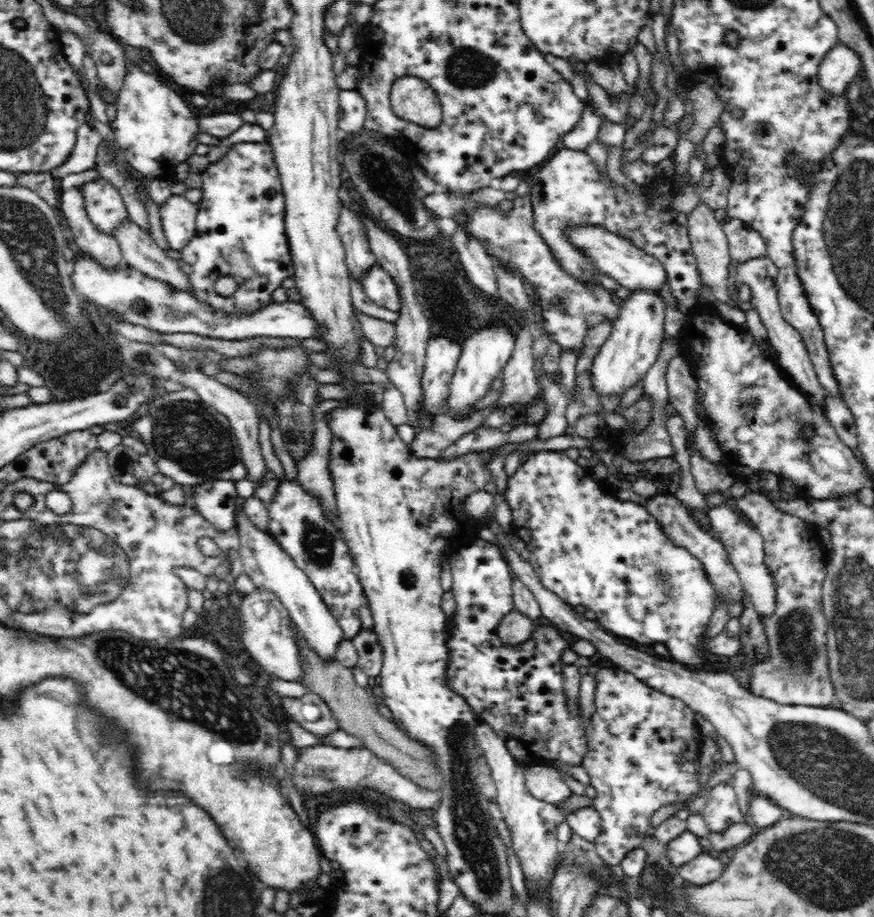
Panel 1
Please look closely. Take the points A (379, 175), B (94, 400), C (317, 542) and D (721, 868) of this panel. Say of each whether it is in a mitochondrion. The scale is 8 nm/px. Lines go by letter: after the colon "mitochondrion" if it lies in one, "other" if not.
A: mitochondrion
B: other
C: mitochondrion
D: other

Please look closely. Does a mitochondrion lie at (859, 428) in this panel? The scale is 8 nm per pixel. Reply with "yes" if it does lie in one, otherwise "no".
no

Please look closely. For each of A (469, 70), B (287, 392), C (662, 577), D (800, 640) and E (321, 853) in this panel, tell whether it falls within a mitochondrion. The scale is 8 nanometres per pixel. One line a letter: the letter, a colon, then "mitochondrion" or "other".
A: mitochondrion
B: mitochondrion
C: mitochondrion
D: mitochondrion
E: other

